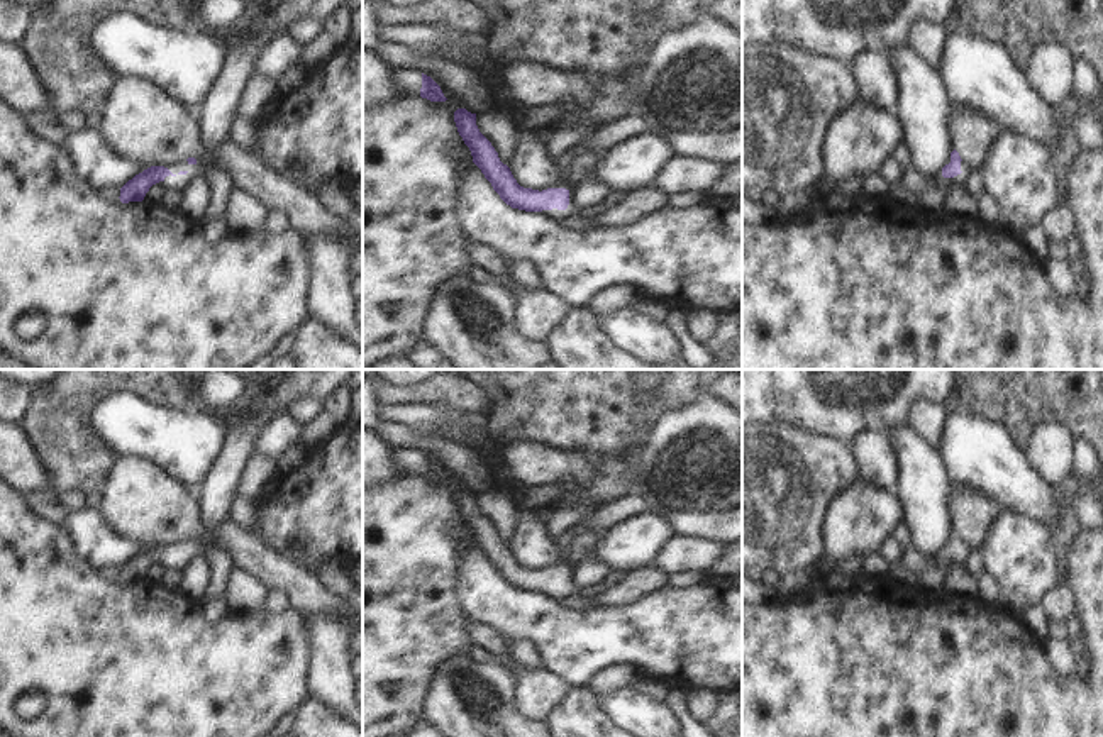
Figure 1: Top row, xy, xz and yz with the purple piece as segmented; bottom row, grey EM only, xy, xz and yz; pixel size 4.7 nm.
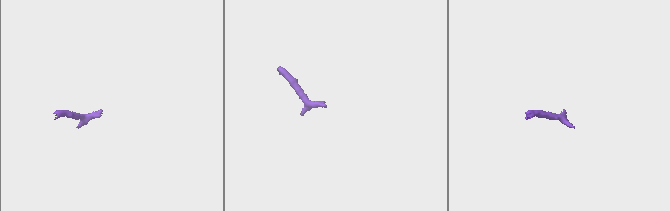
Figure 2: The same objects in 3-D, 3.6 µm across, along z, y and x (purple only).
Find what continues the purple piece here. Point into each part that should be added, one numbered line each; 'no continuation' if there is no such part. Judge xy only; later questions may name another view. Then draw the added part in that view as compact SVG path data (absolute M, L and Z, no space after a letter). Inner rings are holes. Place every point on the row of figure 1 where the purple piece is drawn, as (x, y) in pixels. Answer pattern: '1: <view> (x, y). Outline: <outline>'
no continuation

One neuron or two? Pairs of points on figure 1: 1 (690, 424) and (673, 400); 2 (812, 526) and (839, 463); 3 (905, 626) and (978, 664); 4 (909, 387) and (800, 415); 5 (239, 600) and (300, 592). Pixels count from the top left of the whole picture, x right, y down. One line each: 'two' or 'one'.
1: two
2: one
3: one
4: one
5: two

